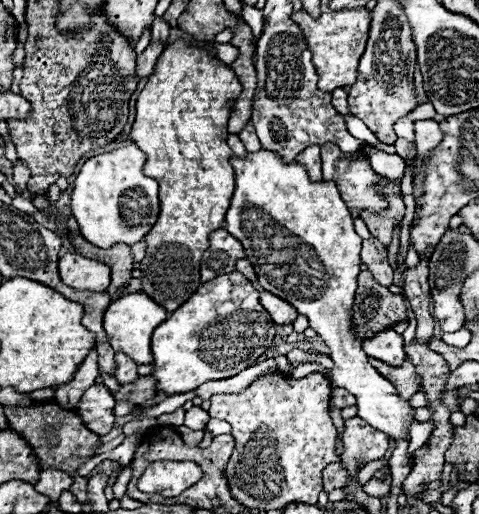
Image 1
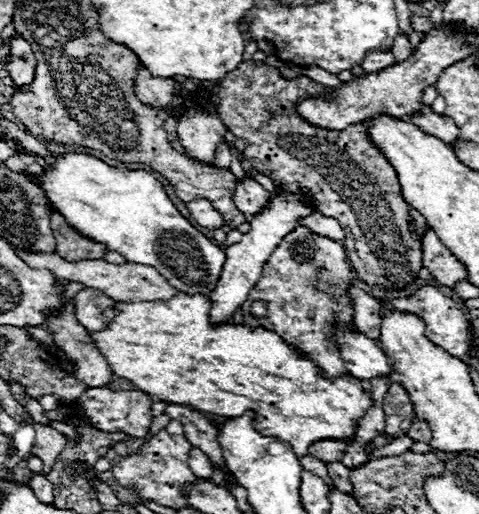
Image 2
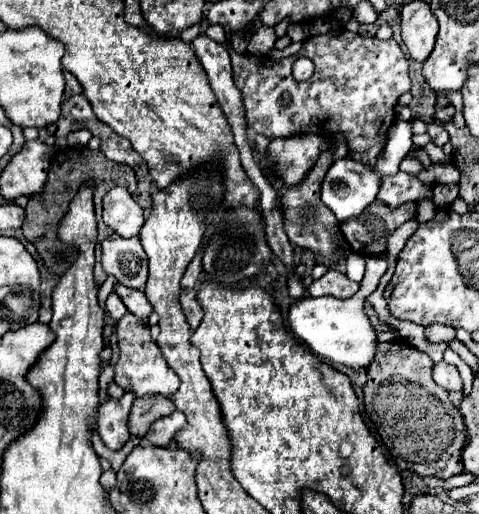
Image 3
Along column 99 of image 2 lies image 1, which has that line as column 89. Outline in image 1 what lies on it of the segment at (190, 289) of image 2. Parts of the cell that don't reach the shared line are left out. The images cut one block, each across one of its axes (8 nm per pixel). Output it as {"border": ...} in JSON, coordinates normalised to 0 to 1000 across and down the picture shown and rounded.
{"border":[[[284,280],[205,300],[184,307],[167,327],[154,374],[146,389],[150,420],[163,428],[171,459],[200,475],[205,482],[230,482],[242,471],[284,475],[322,440],[334,393],[330,393],[330,354],[296,339],[296,319],[305,304]]]}

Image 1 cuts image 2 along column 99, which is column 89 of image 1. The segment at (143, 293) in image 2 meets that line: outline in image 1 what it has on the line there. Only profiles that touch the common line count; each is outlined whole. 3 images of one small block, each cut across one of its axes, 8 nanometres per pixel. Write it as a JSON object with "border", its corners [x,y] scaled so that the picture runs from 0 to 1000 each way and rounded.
{"border":[[[142,490],[121,506],[129,549],[159,564],[217,568],[230,556],[230,521],[200,506],[184,506],[159,490]]]}

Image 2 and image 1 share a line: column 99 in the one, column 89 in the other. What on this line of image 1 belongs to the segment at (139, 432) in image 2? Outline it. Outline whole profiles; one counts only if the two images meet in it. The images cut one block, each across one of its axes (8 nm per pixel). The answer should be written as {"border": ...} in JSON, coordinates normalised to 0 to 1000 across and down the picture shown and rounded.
{"border":[[[196,747],[192,755],[184,755],[184,763],[175,763],[175,770],[163,786],[163,798],[167,798],[175,825],[192,840],[217,848],[230,840],[230,833],[238,825],[238,805],[234,805],[238,786],[242,786],[242,778],[238,778],[234,763],[213,747]]]}

